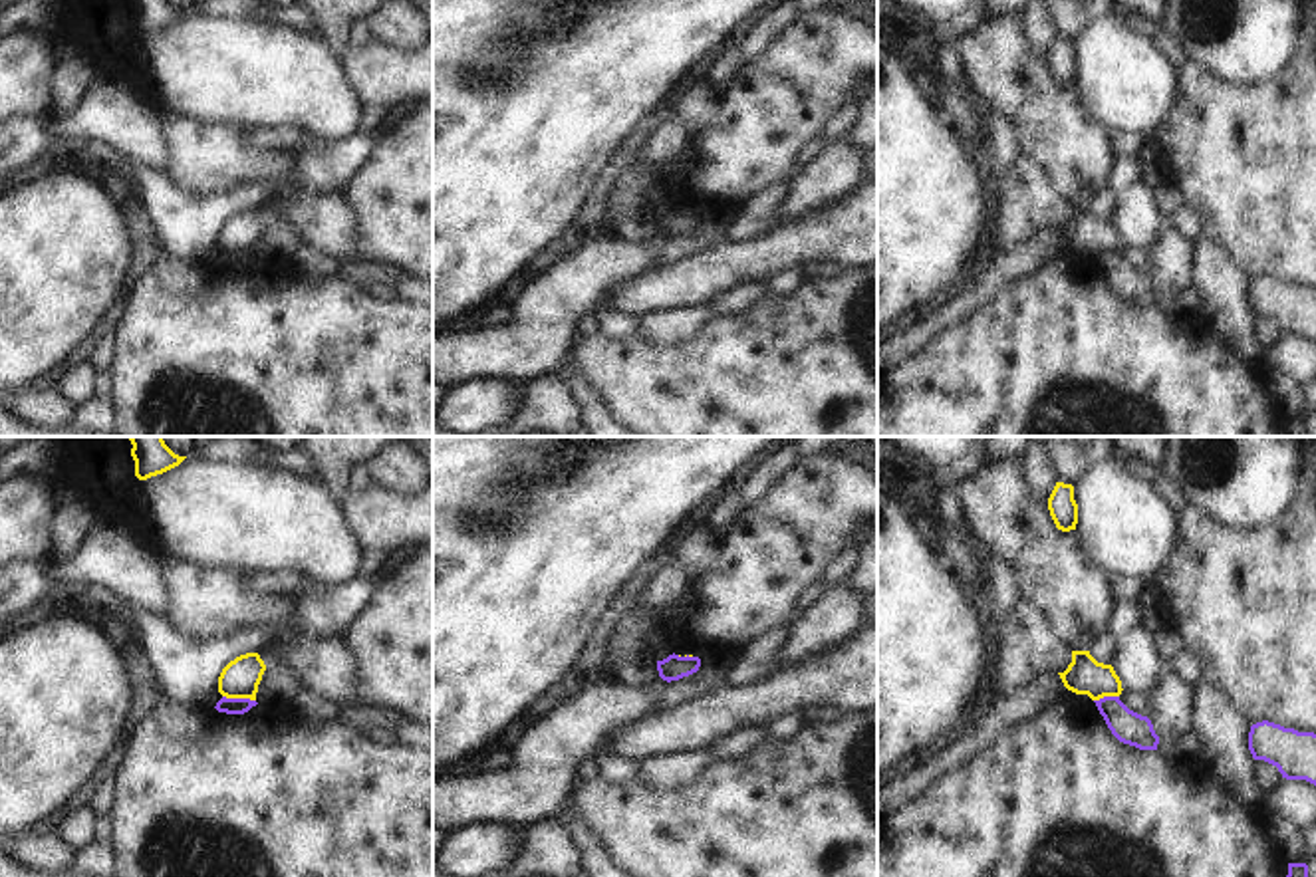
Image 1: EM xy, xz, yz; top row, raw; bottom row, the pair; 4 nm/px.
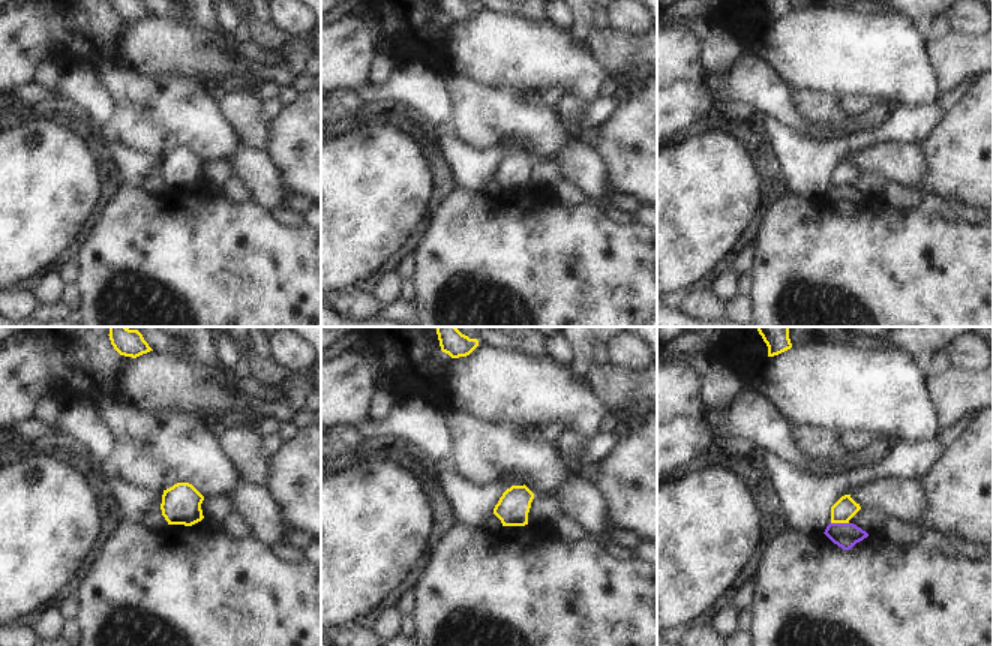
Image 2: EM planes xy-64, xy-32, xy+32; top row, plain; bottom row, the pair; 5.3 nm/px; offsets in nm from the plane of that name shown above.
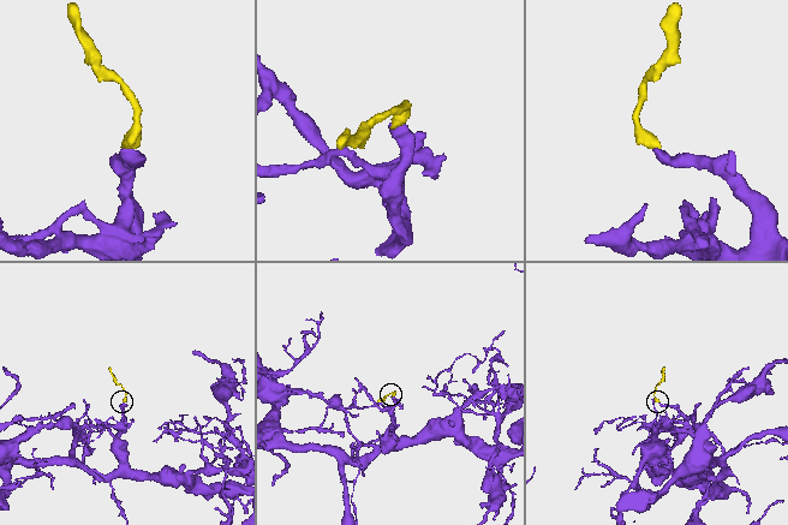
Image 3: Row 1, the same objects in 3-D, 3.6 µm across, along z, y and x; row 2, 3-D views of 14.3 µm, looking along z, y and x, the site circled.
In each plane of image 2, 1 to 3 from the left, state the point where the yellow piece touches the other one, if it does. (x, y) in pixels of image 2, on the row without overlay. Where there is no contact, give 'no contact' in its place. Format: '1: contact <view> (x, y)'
1: no contact
2: no contact
3: contact xy+32 (840, 188)

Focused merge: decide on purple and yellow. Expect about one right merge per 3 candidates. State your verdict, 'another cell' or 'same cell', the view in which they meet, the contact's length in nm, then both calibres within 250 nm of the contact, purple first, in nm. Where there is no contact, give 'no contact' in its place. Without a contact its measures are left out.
another cell | xy | 140 nm | 60/160 nm

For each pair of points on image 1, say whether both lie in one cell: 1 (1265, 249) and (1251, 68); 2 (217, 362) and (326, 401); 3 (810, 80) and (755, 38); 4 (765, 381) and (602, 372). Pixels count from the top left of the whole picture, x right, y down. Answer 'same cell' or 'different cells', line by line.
1: different cells
2: same cell
3: different cells
4: same cell

